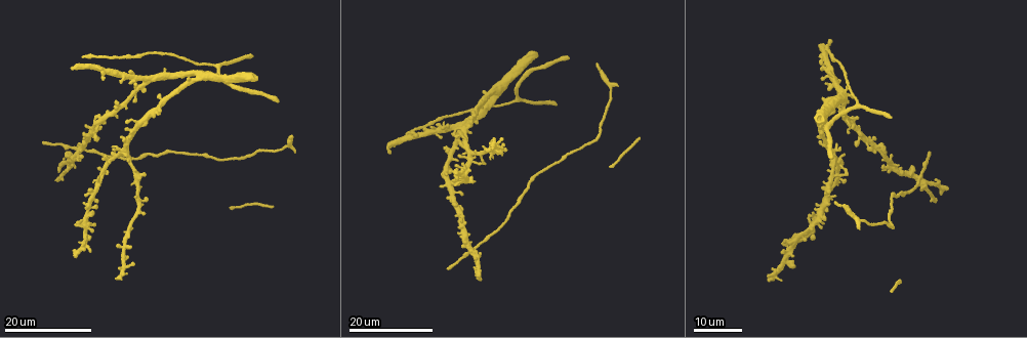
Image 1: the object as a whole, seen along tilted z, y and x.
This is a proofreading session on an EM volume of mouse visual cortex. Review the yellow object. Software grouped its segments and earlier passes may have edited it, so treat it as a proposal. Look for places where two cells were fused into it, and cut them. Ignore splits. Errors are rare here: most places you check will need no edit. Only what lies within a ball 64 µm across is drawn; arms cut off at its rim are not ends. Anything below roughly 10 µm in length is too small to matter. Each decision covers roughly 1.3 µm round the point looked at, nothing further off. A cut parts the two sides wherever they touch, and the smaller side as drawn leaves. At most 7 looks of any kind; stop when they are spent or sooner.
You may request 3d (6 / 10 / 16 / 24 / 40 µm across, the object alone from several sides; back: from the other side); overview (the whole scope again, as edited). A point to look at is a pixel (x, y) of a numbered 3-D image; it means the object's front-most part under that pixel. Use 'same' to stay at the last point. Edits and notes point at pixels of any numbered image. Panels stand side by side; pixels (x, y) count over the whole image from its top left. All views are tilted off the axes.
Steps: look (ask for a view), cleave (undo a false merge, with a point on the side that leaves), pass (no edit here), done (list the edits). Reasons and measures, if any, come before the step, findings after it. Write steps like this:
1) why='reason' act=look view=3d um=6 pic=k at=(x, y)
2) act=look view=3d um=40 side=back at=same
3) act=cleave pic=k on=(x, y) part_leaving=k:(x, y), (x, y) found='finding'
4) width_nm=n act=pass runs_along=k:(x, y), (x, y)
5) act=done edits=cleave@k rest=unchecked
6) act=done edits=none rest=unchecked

why='three-way junction' act=look view=3d um=24 pic=1 at=(472, 159)

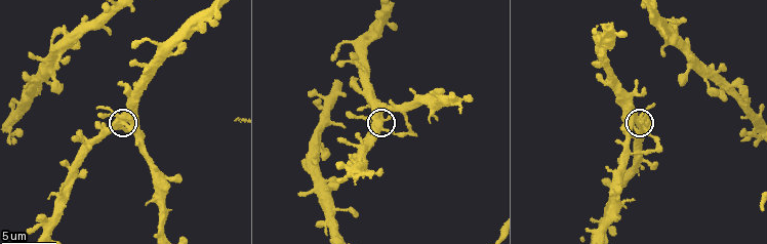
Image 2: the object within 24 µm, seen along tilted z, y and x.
act=look view=3d um=10 pic=2 at=(383, 128)

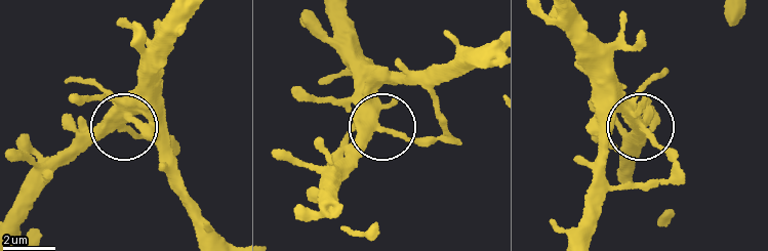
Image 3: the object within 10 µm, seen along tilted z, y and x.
act=look view=3d um=6 pic=3 at=(641, 125)

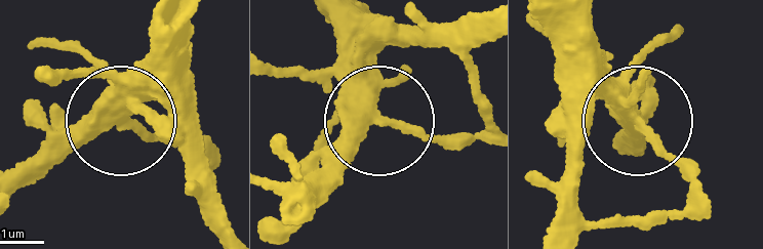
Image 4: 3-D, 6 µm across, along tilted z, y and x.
act=pass found='one cell here'

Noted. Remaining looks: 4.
why='arms part here' act=look view=3d um=10 pic=2 at=(56, 52)

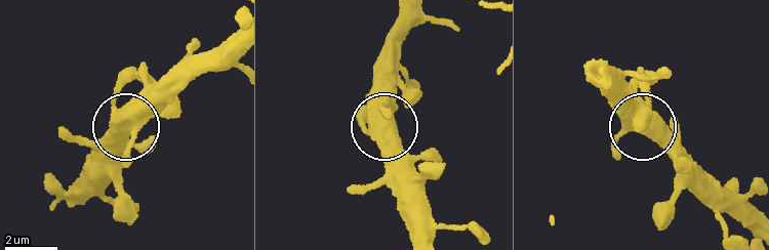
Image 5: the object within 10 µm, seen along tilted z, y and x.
act=pass found='one cell here'

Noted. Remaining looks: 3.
act=look view=3d um=24 pic=1 at=(456, 124)

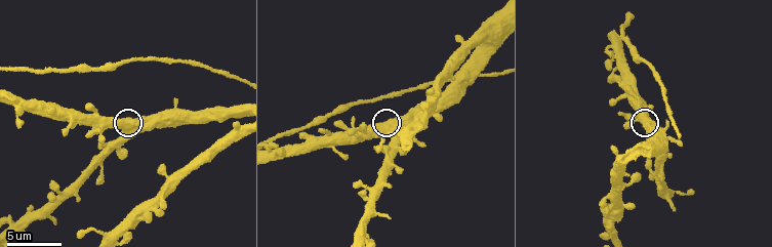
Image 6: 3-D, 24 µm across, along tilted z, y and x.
why='zoom in' act=look view=3d um=6 pic=6 at=(130, 122)

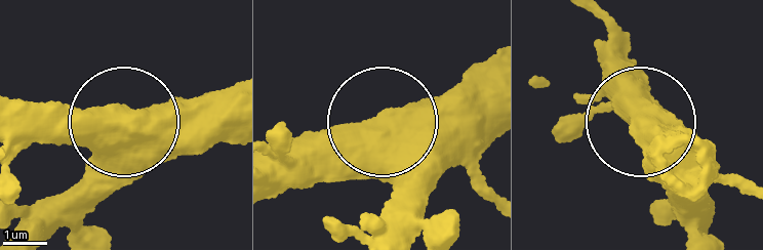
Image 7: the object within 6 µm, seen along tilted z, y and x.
width_nm=740 act=pass found='one cell here'

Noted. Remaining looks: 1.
act=look view=3d um=10 pic=6 at=(633, 152)

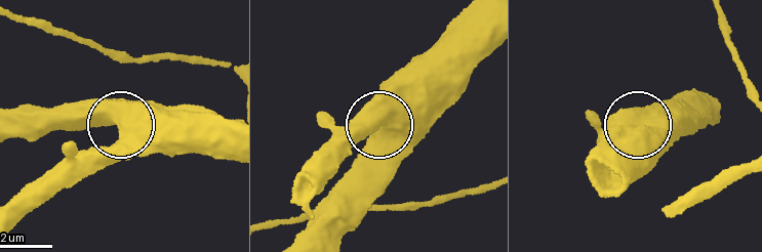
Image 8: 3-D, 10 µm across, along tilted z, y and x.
act=pass runs_along=8:(12, 135), (113, 121), (114, 139), (89, 175) found='all the same cell'

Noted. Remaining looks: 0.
act=done edits=none rest=unchecked

